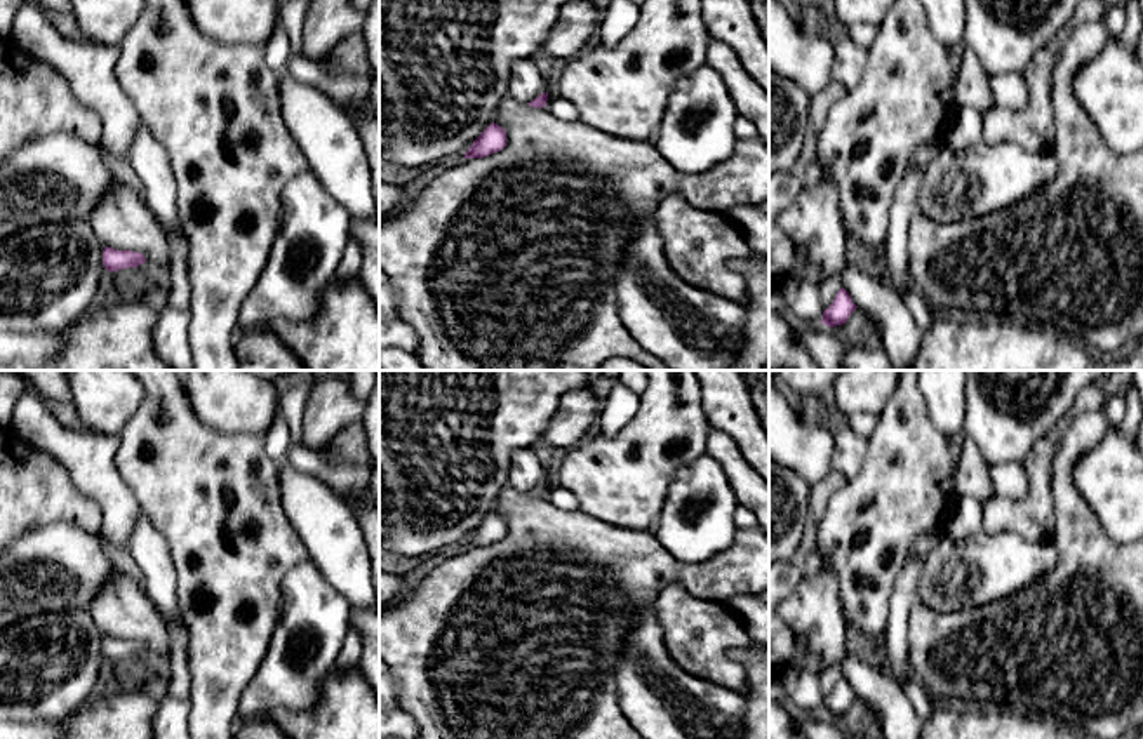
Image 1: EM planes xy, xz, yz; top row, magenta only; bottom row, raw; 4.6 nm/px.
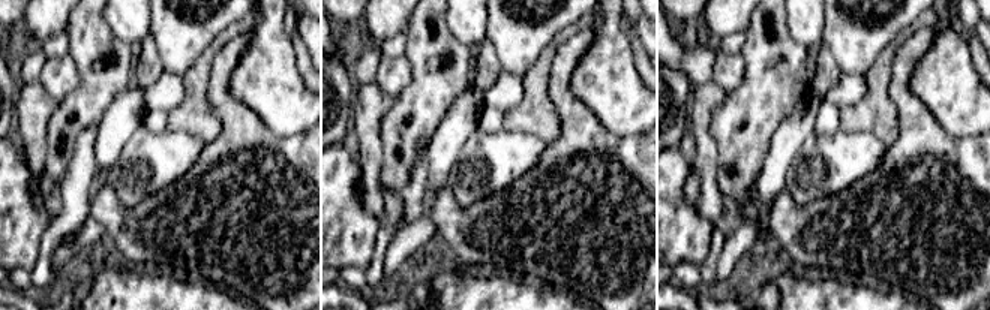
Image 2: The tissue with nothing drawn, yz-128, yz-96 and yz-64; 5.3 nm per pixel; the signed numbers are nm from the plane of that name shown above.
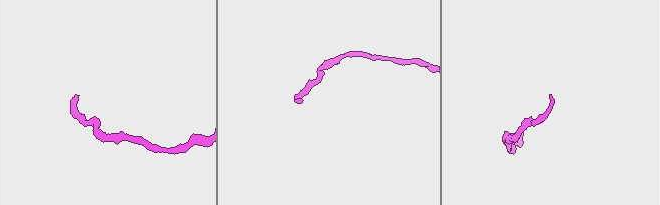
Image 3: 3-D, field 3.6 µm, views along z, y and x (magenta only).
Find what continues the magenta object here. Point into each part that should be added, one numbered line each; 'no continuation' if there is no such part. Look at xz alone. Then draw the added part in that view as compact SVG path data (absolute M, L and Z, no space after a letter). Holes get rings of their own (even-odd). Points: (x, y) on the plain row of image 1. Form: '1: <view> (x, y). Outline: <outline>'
no continuation

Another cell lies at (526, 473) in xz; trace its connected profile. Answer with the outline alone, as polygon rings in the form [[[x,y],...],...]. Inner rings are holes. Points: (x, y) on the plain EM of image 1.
[[[534,447],[515,450],[510,461],[506,485],[527,494],[543,482],[546,482],[550,487],[553,483],[553,471],[541,466]]]

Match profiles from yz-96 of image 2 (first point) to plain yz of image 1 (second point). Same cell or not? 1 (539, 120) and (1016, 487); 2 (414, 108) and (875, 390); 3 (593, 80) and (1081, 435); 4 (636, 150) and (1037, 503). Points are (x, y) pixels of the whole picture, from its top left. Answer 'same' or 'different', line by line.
1: different
2: different
3: different
4: different

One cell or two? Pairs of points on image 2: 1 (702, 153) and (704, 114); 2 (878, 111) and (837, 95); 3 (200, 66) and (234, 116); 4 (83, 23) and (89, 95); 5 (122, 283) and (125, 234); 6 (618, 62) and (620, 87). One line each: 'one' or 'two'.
1: one
2: two
3: two
4: one
5: two
6: one

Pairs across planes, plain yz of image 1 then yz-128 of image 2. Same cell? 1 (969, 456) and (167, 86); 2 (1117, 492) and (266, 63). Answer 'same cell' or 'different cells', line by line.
1: different cells
2: same cell

